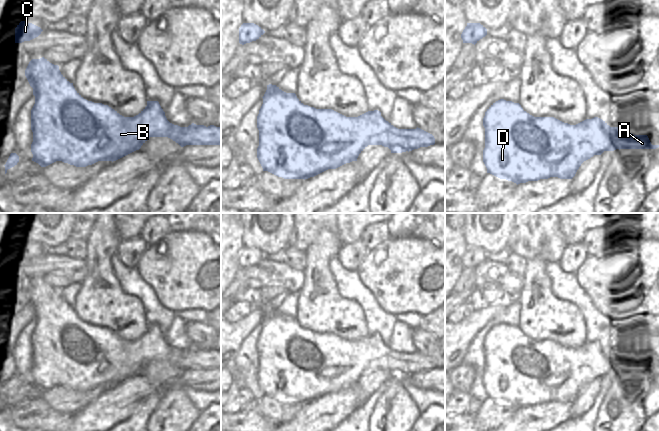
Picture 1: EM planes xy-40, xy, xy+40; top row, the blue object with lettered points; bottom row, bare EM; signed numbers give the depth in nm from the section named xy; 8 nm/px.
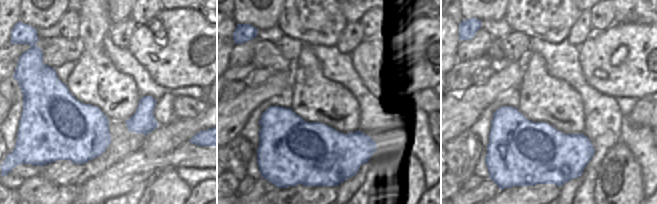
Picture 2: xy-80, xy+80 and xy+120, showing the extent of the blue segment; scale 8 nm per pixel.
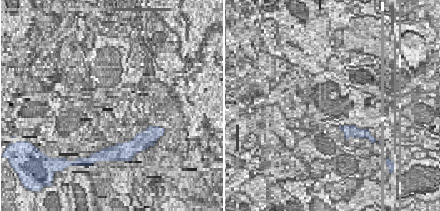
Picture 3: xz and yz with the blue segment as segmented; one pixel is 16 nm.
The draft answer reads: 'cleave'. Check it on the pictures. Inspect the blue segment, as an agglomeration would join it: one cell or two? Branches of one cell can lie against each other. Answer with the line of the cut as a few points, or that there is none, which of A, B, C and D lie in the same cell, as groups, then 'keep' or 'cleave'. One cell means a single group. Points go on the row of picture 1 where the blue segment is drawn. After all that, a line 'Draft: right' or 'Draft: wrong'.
no cut | A B C D | keep
Draft: wrong

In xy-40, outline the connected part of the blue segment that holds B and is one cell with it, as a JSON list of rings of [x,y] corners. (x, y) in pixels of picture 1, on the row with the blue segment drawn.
[[[44,57],[32,59],[25,70],[25,76],[35,96],[31,110],[32,161],[41,167],[56,161],[76,167],[86,167],[98,161],[113,162],[139,150],[150,137],[168,137],[181,147],[221,145],[221,127],[194,123],[188,127],[174,125],[167,120],[158,101],[147,101],[147,106],[134,117],[124,117],[108,105],[88,101],[61,74],[59,66]]]

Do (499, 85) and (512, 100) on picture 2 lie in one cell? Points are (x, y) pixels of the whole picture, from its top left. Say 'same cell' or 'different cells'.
different cells

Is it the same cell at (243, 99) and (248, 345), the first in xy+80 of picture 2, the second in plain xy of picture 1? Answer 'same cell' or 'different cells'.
different cells

